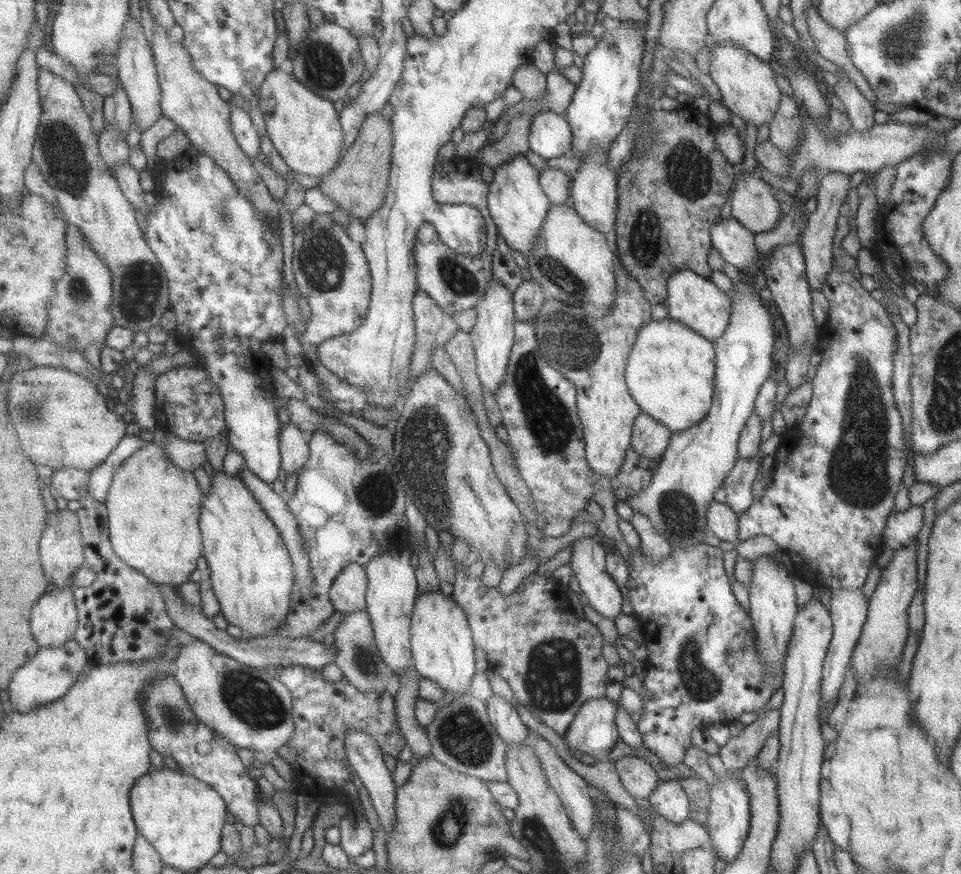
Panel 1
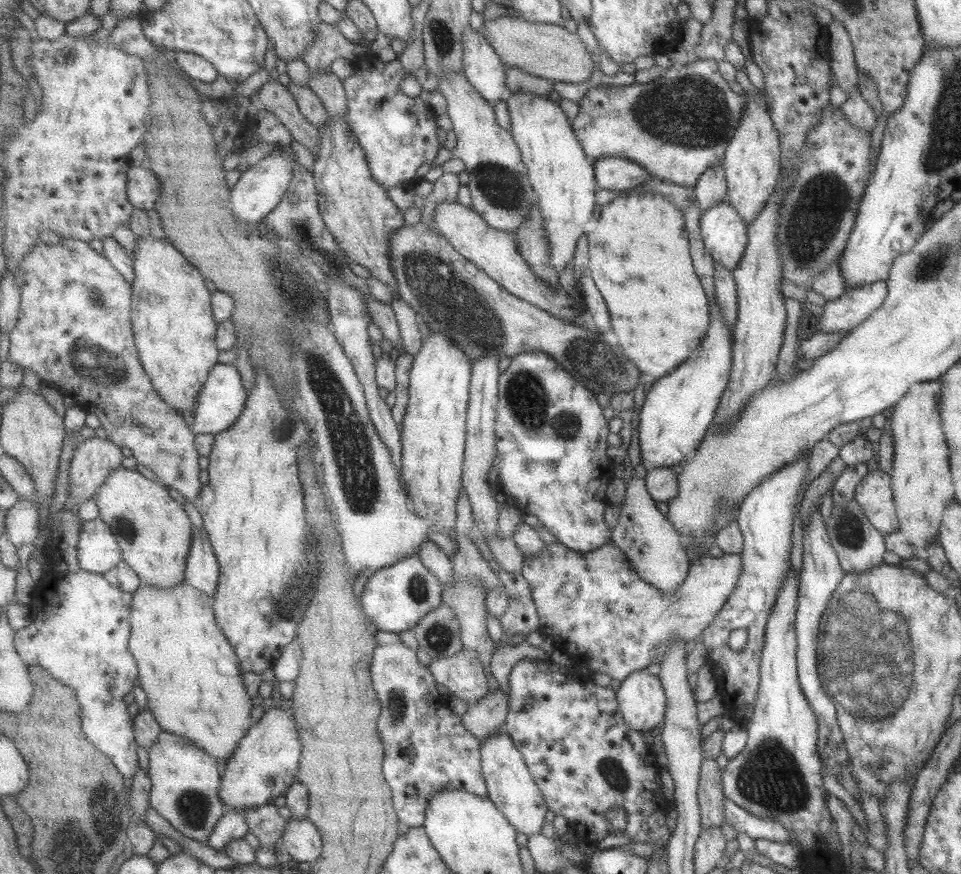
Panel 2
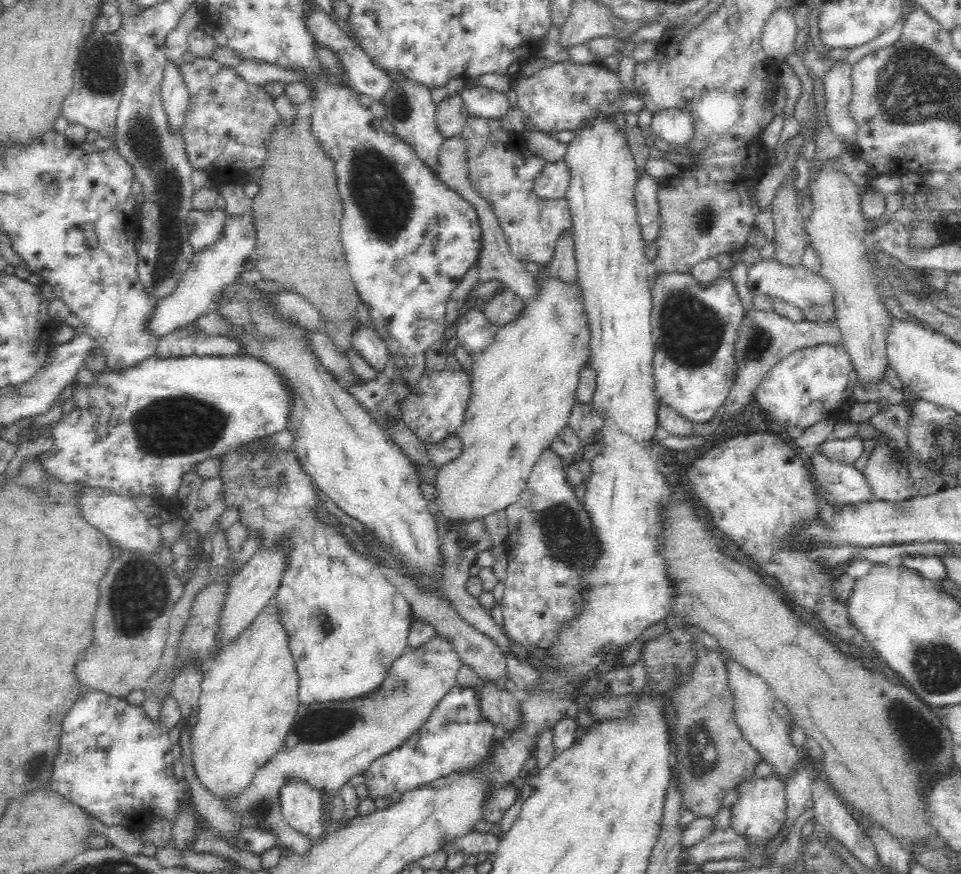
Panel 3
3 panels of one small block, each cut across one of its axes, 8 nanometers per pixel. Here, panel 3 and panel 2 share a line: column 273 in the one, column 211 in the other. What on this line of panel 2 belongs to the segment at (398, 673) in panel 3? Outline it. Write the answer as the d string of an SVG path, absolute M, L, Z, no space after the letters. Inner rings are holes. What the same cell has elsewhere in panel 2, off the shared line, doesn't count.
M165 731L150 750L150 776L153 779L152 807L184 835L208 843L219 822L226 816L222 799L223 763L194 745L186 736Z

